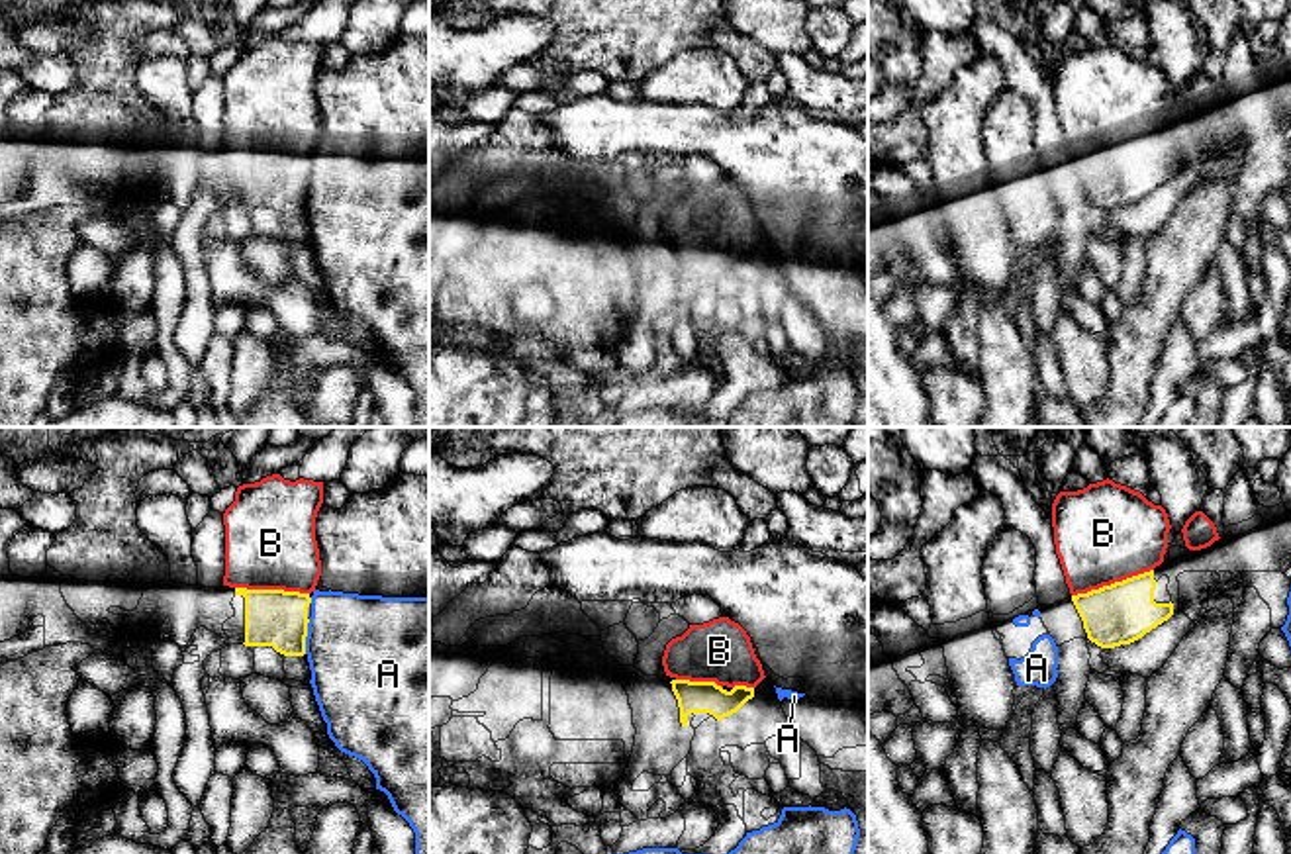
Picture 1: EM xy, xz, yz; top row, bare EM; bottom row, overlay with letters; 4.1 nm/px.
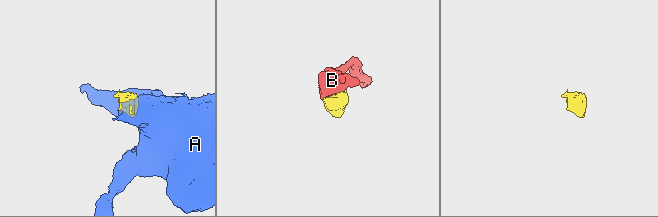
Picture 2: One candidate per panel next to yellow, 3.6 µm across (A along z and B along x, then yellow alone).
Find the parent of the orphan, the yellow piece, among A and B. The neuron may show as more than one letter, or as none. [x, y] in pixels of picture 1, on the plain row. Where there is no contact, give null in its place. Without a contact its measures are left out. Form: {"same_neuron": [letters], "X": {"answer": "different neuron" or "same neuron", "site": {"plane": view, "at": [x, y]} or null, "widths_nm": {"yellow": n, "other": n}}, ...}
{"same_neuron": ["B"], "A": {"answer": "different neuron", "site": {"plane": "xy", "at": [306, 196]}, "widths_nm": {"yellow": 240, "other": 460}}, "B": {"answer": "same neuron", "site": {"plane": "yz", "at": [1111, 145]}, "widths_nm": {"yellow": 260, "other": 400}}}

